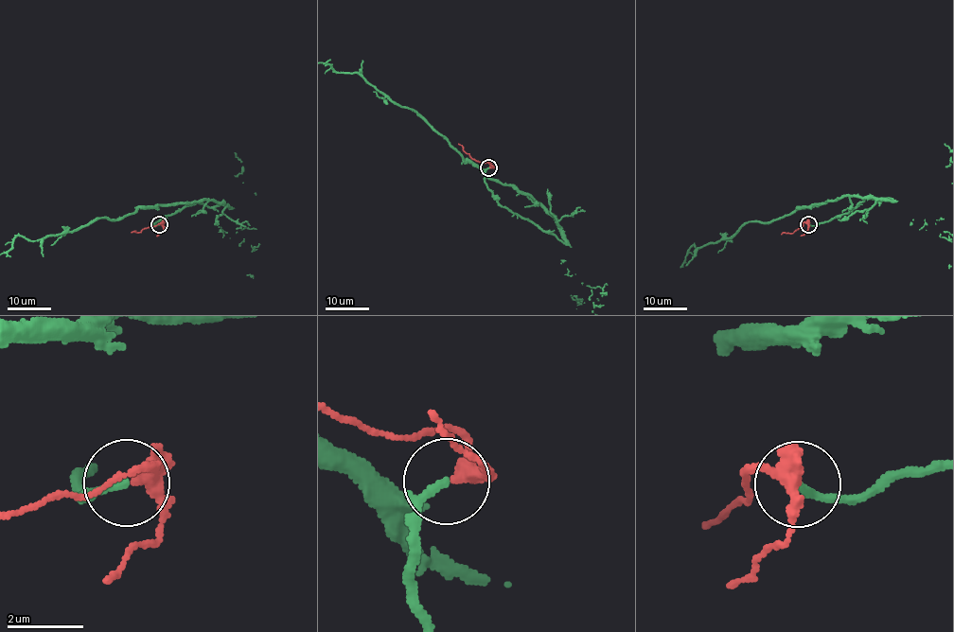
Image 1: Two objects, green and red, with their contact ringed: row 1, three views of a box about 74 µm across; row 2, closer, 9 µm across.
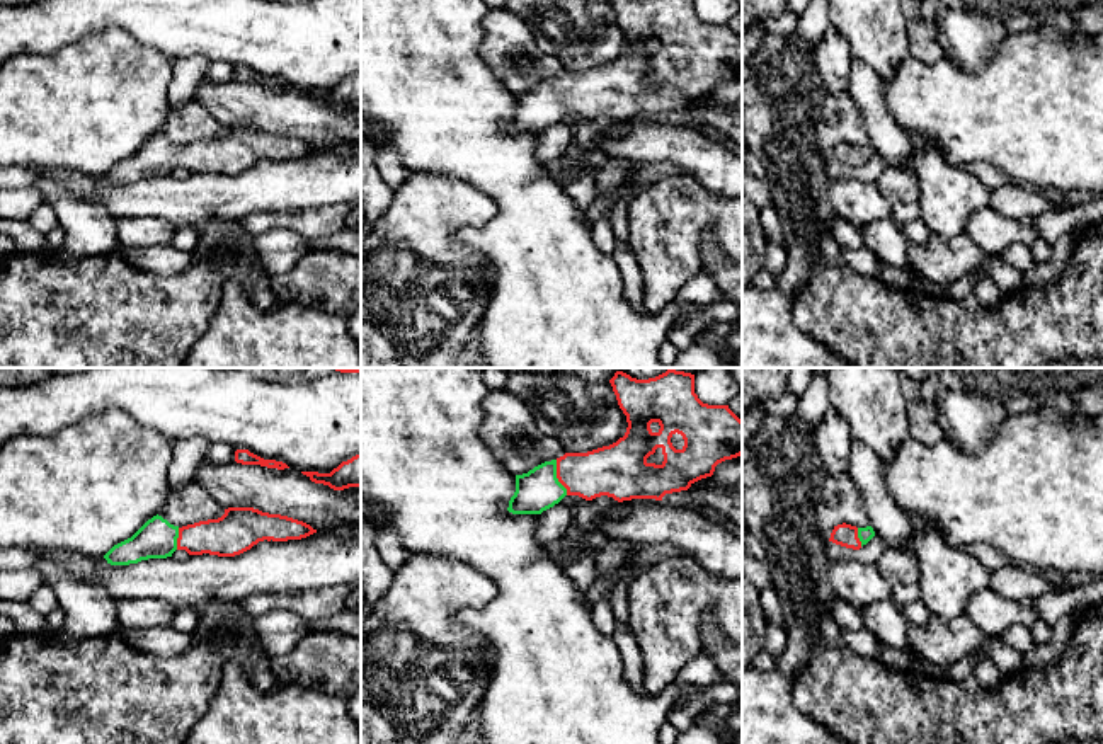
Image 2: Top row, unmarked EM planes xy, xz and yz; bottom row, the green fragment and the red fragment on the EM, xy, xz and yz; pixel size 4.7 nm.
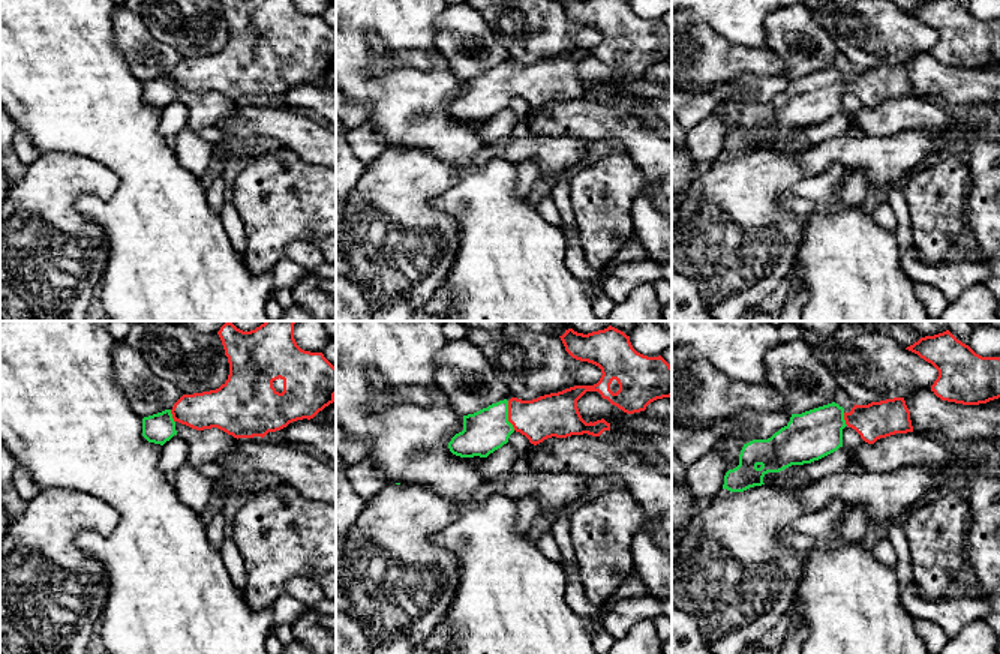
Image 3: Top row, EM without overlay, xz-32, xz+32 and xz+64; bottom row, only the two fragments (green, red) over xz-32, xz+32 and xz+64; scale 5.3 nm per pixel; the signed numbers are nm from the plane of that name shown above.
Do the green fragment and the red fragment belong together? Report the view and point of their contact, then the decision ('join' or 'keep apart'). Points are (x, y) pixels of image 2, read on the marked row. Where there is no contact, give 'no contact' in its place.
contact xz (555, 477); join

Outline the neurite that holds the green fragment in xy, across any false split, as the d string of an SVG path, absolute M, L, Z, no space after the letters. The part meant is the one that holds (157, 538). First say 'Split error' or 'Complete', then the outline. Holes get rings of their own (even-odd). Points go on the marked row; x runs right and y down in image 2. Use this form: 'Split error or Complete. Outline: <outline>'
Split error. Outline: M228 507L218 519L182 528L157 514L131 538L114 545L104 558L111 565L129 565L148 558L167 558L175 550L186 550L189 555L235 557L264 540L301 540L313 533L317 529L303 521L254 507Z

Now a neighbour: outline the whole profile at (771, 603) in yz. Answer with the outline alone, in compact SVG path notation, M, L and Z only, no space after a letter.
M773 586L759 591L759 601L766 620L783 627L786 630L786 620L781 598Z

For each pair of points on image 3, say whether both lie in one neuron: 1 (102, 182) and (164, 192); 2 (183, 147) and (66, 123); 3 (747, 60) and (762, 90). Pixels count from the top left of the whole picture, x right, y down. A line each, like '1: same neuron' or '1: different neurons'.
1: different neurons
2: different neurons
3: different neurons

